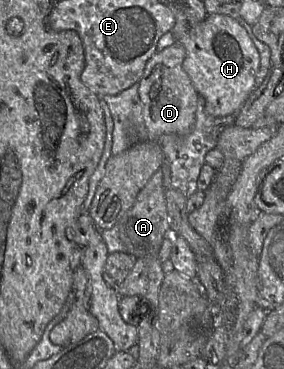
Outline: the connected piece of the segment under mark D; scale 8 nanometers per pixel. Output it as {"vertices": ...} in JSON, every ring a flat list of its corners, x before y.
{"vertices":[[175,42,174,45,155,52,145,65,138,82,138,94,142,103,147,141,157,141,164,134,185,135,195,123,199,94,183,70,185,56,185,48,179,42]]}

